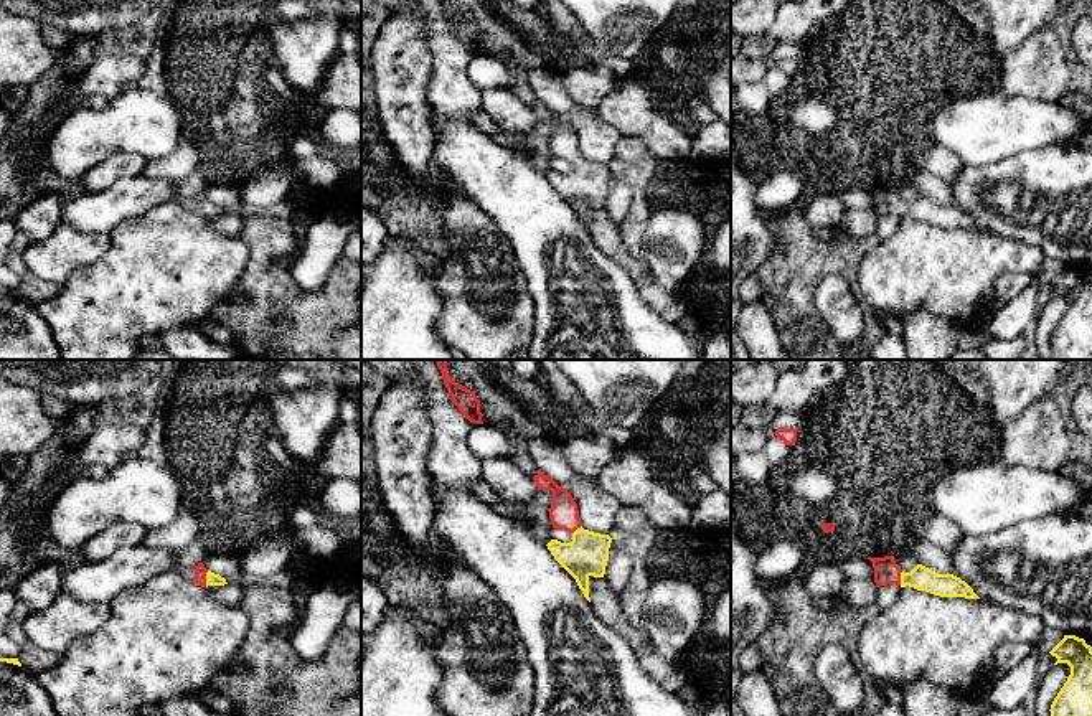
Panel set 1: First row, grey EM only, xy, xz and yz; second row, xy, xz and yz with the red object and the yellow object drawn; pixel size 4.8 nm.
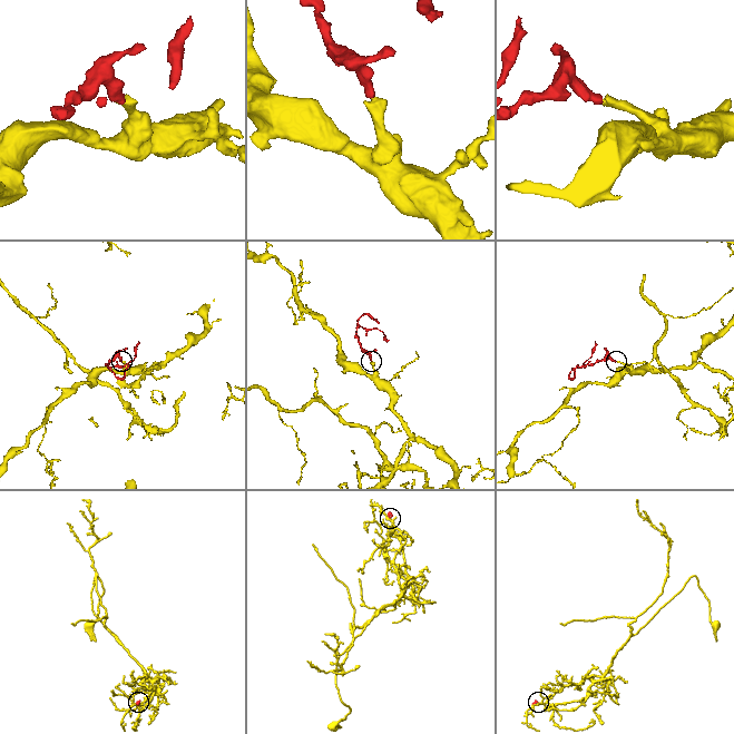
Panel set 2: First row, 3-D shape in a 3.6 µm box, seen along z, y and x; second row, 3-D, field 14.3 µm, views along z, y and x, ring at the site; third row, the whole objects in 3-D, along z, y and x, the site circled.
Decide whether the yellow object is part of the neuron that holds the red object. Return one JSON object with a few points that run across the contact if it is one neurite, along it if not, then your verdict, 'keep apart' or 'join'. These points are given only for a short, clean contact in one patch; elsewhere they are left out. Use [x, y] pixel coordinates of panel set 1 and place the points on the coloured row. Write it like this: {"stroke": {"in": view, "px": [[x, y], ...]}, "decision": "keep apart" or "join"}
{"stroke": {"in": "xy", "px": [[200, 571], [205, 579], [211, 579]]}, "decision": "join"}

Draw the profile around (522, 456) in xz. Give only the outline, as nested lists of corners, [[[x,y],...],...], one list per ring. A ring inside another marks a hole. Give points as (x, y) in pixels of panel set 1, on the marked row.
[[[503,426],[501,431],[511,440],[515,450],[511,460],[530,477],[538,475],[539,469],[533,462],[531,457],[531,439],[528,434],[511,429],[510,426]]]

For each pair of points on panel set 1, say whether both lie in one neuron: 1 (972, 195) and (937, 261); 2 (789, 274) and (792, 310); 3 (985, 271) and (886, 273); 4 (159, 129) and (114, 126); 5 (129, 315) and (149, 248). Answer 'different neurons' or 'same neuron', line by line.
1: different neurons
2: same neuron
3: same neuron
4: same neuron
5: same neuron

